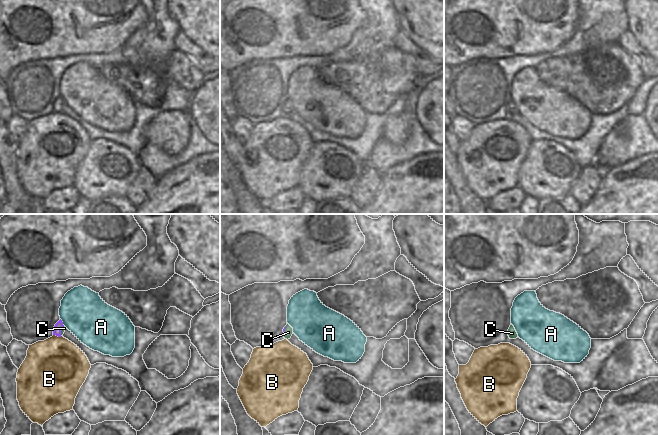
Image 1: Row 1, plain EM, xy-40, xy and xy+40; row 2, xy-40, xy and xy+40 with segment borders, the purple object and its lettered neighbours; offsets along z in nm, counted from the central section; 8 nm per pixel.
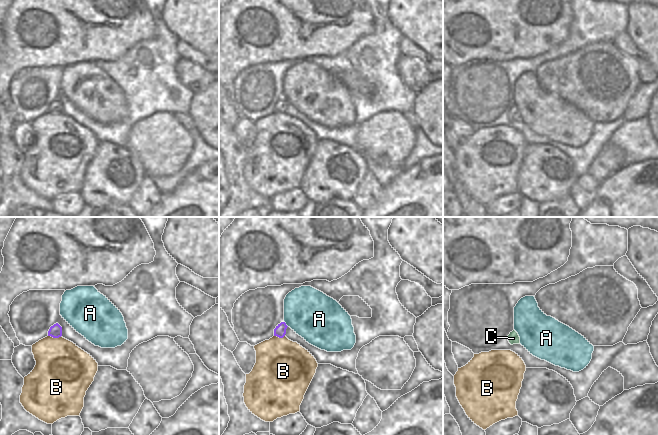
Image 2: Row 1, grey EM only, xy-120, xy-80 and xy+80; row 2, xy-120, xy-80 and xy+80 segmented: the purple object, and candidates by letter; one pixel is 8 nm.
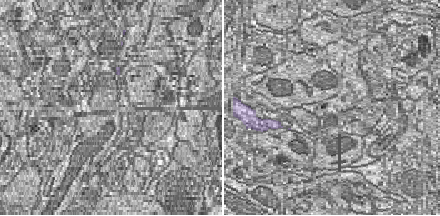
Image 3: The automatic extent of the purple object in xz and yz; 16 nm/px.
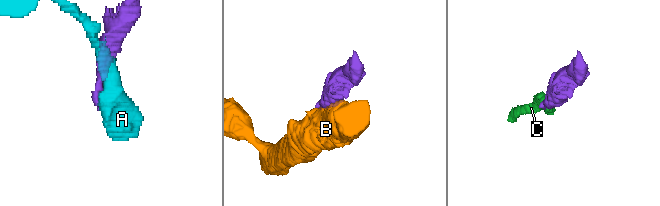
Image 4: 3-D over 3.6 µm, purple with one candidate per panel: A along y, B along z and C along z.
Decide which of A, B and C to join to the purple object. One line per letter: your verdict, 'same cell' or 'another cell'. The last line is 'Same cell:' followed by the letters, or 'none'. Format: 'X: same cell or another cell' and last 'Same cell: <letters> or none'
A: another cell
B: another cell
C: same cell
Same cell: C

